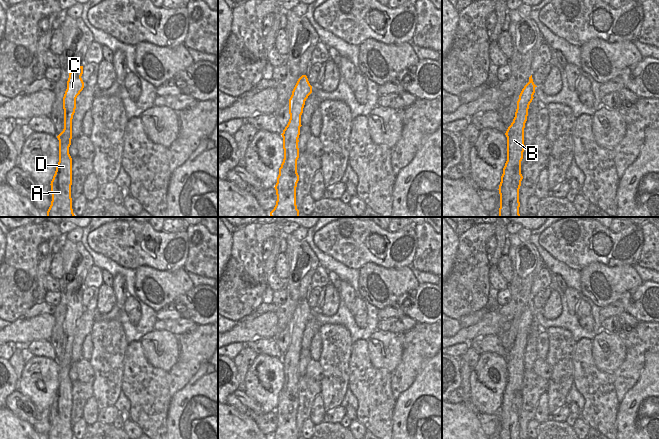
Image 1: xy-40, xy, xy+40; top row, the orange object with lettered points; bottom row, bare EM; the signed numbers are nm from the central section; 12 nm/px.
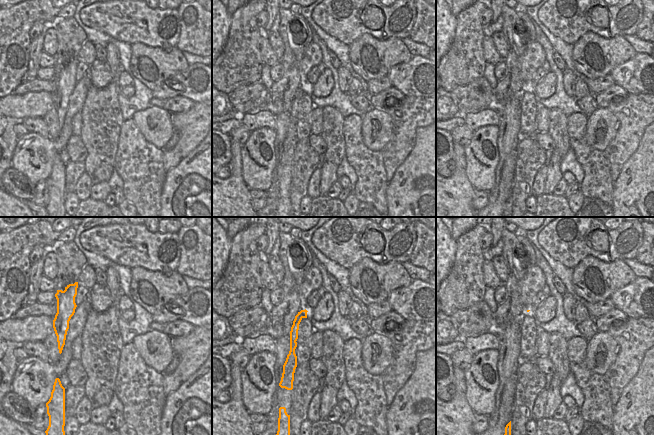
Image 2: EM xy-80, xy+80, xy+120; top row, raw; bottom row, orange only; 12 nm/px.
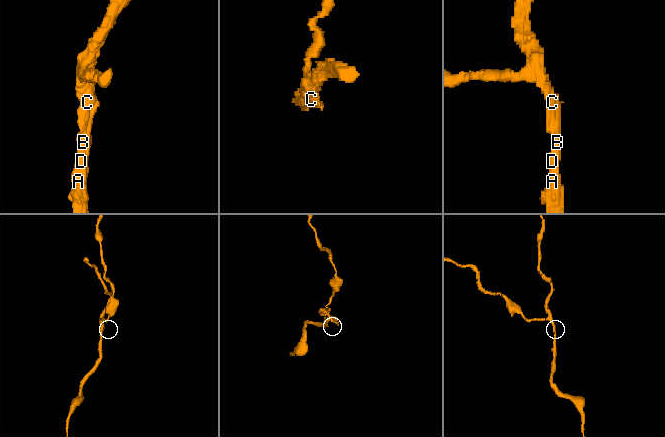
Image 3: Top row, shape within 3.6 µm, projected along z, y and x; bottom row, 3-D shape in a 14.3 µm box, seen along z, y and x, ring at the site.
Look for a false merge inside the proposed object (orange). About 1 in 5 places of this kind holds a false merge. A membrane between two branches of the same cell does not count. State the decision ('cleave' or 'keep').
keep

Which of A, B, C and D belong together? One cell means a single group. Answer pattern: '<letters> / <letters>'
A B C D

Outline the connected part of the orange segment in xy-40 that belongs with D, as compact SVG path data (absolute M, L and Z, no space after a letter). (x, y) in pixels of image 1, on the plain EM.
M83 290L69 297L67 313L63 321L64 353L57 360L59 364L59 386L51 405L52 425L47 439L74 439L72 433L72 382L69 371L72 363L72 343L76 333L76 322L84 312L81 302Z

